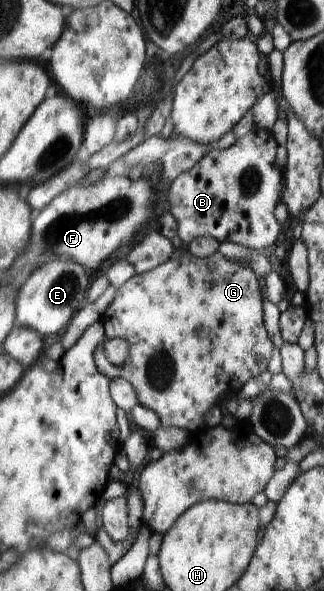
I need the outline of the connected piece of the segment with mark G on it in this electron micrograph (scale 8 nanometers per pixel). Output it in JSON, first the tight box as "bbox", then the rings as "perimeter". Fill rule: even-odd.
{"bbox":[97,251,273,431],"perimeter":[[[219,251],[208,258],[195,257],[188,252],[179,258],[171,257],[143,274],[135,273],[121,288],[116,288],[113,302],[99,321],[109,338],[129,342],[130,357],[114,365],[106,361],[101,353],[97,356],[97,367],[110,379],[127,380],[135,390],[137,402],[153,410],[163,428],[183,428],[187,431],[199,428],[203,414],[219,396],[237,394],[249,378],[263,373],[273,348],[263,324],[263,298],[255,272],[245,262],[227,259]],[[197,312],[207,320],[201,334],[209,334],[211,346],[181,346],[181,330],[193,332],[199,326]]]}

